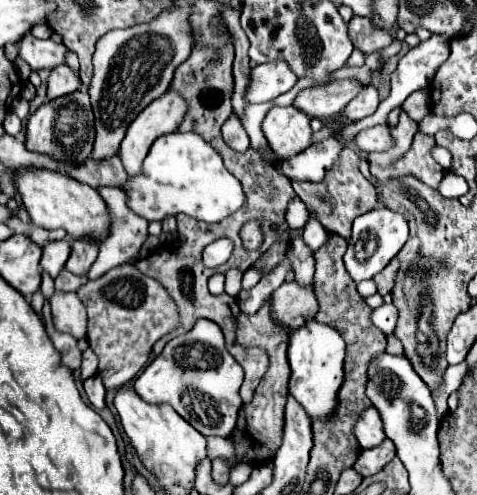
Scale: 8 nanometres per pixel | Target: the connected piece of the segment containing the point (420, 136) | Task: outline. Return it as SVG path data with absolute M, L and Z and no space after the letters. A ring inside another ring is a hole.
M417 132L413 138L413 144L409 152L395 162L391 168L379 168L371 166L371 174L379 178L379 182L387 182L389 178L401 178L401 176L415 176L421 182L425 182L431 188L437 188L441 178L445 176L445 170L433 160L431 150L435 146L435 138L427 136L423 132Z

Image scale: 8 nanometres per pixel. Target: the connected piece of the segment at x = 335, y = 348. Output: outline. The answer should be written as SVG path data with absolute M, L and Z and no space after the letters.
M311 320L305 326L291 332L289 392L315 420L329 422L329 418L333 418L335 414L335 406L339 406L339 388L343 384L343 358L345 358L345 342L331 326Z

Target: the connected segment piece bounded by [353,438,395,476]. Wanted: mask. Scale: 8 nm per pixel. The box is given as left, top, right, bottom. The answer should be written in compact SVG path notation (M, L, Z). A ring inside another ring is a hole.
M387 438L387 440L383 440L381 446L363 450L353 468L355 468L361 476L373 476L373 474L377 474L387 462L391 462L393 458L395 458L395 444Z

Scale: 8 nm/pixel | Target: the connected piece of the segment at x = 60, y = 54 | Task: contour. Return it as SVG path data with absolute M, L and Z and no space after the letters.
M27 34L21 44L19 44L19 56L33 68L33 70L41 70L41 68L55 68L59 64L65 64L65 56L67 56L67 46L65 44L57 44L51 38L49 40L39 40L33 38L31 34Z

